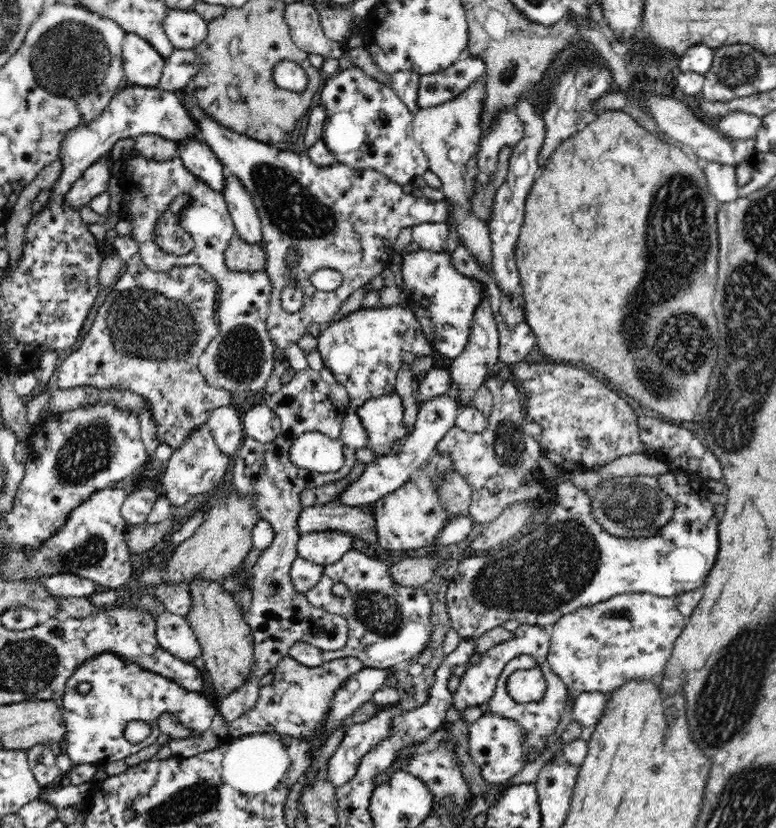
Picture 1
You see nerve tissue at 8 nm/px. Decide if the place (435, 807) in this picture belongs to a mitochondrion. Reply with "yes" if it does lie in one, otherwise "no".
no

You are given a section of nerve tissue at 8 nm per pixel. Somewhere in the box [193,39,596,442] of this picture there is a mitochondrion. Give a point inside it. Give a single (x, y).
(296, 213)

